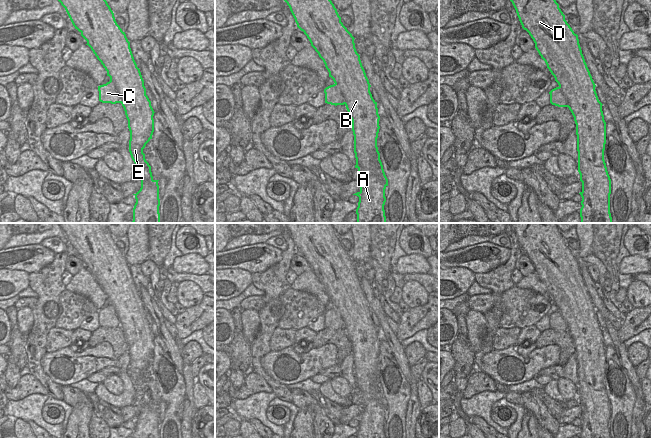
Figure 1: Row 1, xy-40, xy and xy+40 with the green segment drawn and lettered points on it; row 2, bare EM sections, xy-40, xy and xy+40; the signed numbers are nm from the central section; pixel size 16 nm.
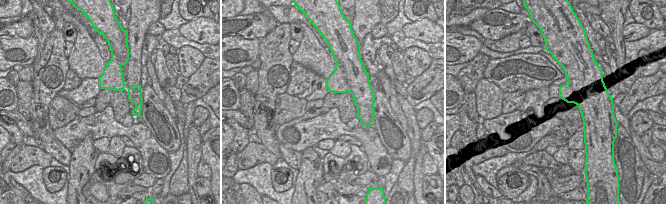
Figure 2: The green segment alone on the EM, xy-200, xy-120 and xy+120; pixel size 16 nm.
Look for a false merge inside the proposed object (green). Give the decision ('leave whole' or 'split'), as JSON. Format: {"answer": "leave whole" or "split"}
{"answer": "split"}

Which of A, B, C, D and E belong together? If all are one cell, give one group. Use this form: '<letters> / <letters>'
A B D E / C

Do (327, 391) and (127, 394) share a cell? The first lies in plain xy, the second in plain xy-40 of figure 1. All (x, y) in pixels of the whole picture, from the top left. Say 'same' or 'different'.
same

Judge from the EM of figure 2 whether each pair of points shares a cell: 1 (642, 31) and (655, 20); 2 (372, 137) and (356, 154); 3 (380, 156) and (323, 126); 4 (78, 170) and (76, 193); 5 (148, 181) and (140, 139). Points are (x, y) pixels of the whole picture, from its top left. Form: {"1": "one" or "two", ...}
{"1": "two", "2": "two", "3": "one", "4": "one", "5": "two"}

